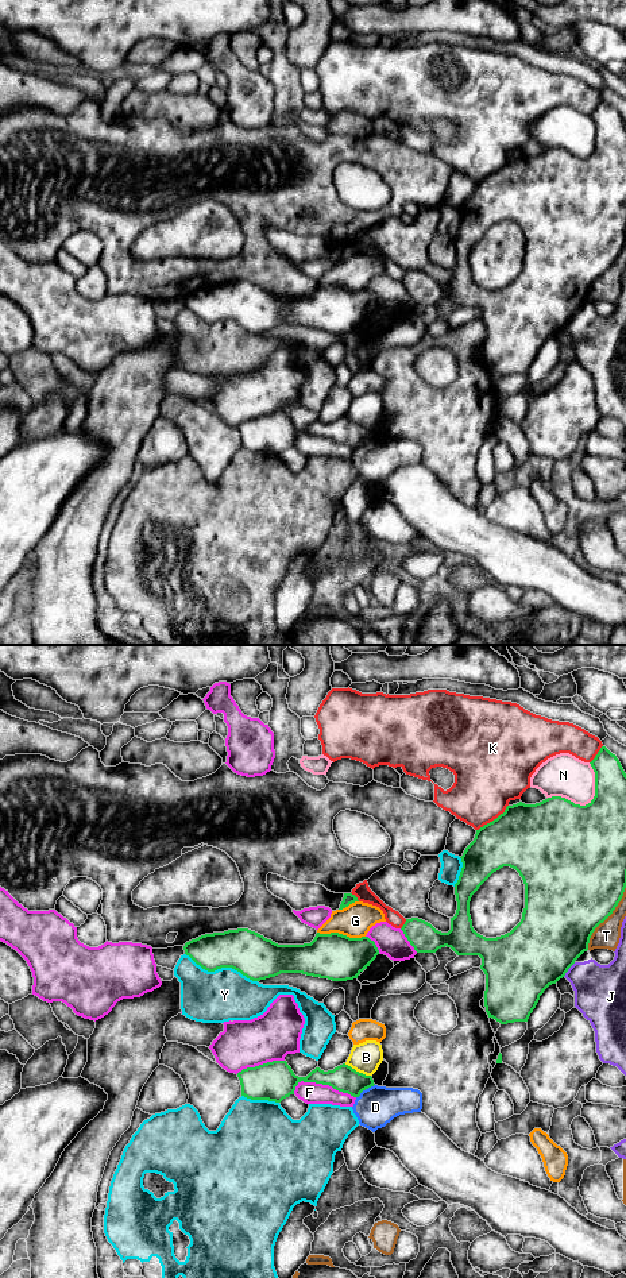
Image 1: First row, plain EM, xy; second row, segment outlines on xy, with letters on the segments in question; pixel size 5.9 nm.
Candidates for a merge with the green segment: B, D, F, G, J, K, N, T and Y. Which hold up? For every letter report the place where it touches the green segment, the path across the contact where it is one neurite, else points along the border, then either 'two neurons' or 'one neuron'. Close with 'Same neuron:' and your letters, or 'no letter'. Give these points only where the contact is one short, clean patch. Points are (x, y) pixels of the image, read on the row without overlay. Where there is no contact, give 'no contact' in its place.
B: xy (358, 424) | two neurons
D: xy (364, 441) | along xy (374, 436), (356, 450) | two neurons
F: xy (324, 436) | two neurons
G: xy (342, 286) | two neurons
J: xy (568, 320) | two neurons
K: xy (494, 172) | two neurons
N: xy (588, 155) | two neurons
T: xy (606, 270) | two neurons
Y: xy (221, 319) | two neurons
Same neuron: no letter

